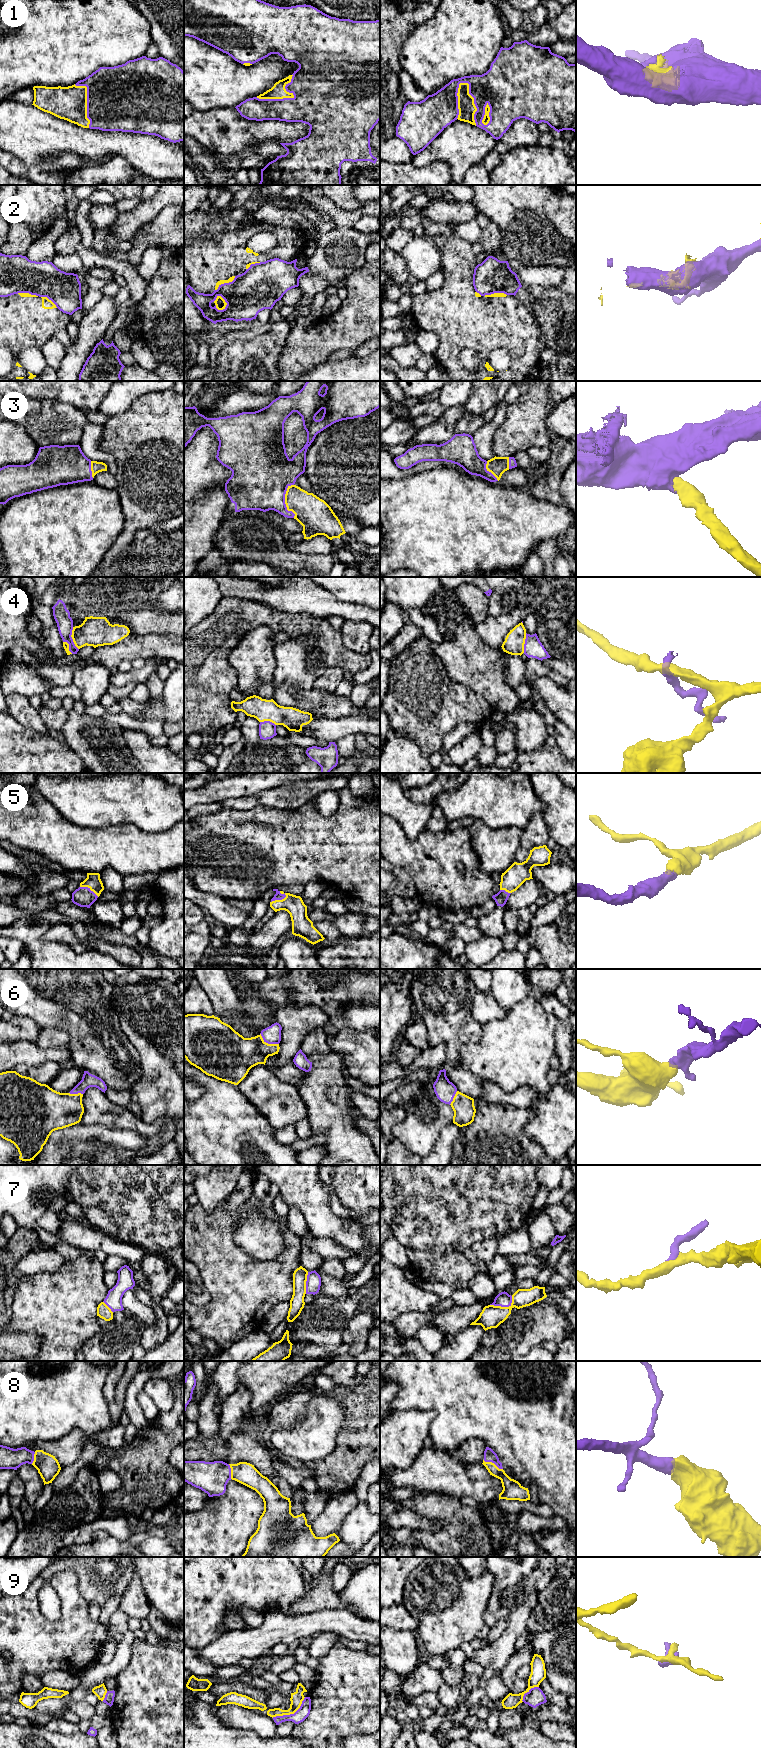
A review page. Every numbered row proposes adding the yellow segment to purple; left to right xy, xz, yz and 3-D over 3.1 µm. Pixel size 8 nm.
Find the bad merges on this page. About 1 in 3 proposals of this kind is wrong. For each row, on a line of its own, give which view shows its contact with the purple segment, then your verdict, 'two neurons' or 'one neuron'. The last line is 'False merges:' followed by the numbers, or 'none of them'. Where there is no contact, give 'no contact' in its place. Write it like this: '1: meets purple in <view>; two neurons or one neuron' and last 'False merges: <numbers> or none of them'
1: meets purple in yz; one neuron
2: meets purple in xz; two neurons
3: meets purple in xz; one neuron
4: meets purple in xy; two neurons
5: meets purple in xz; one neuron
6: meets purple in xz; one neuron
7: meets purple in yz; two neurons
8: meets purple in yz; one neuron
9: meets purple in xz; two neurons
False merges: 2, 4, 7, 9

